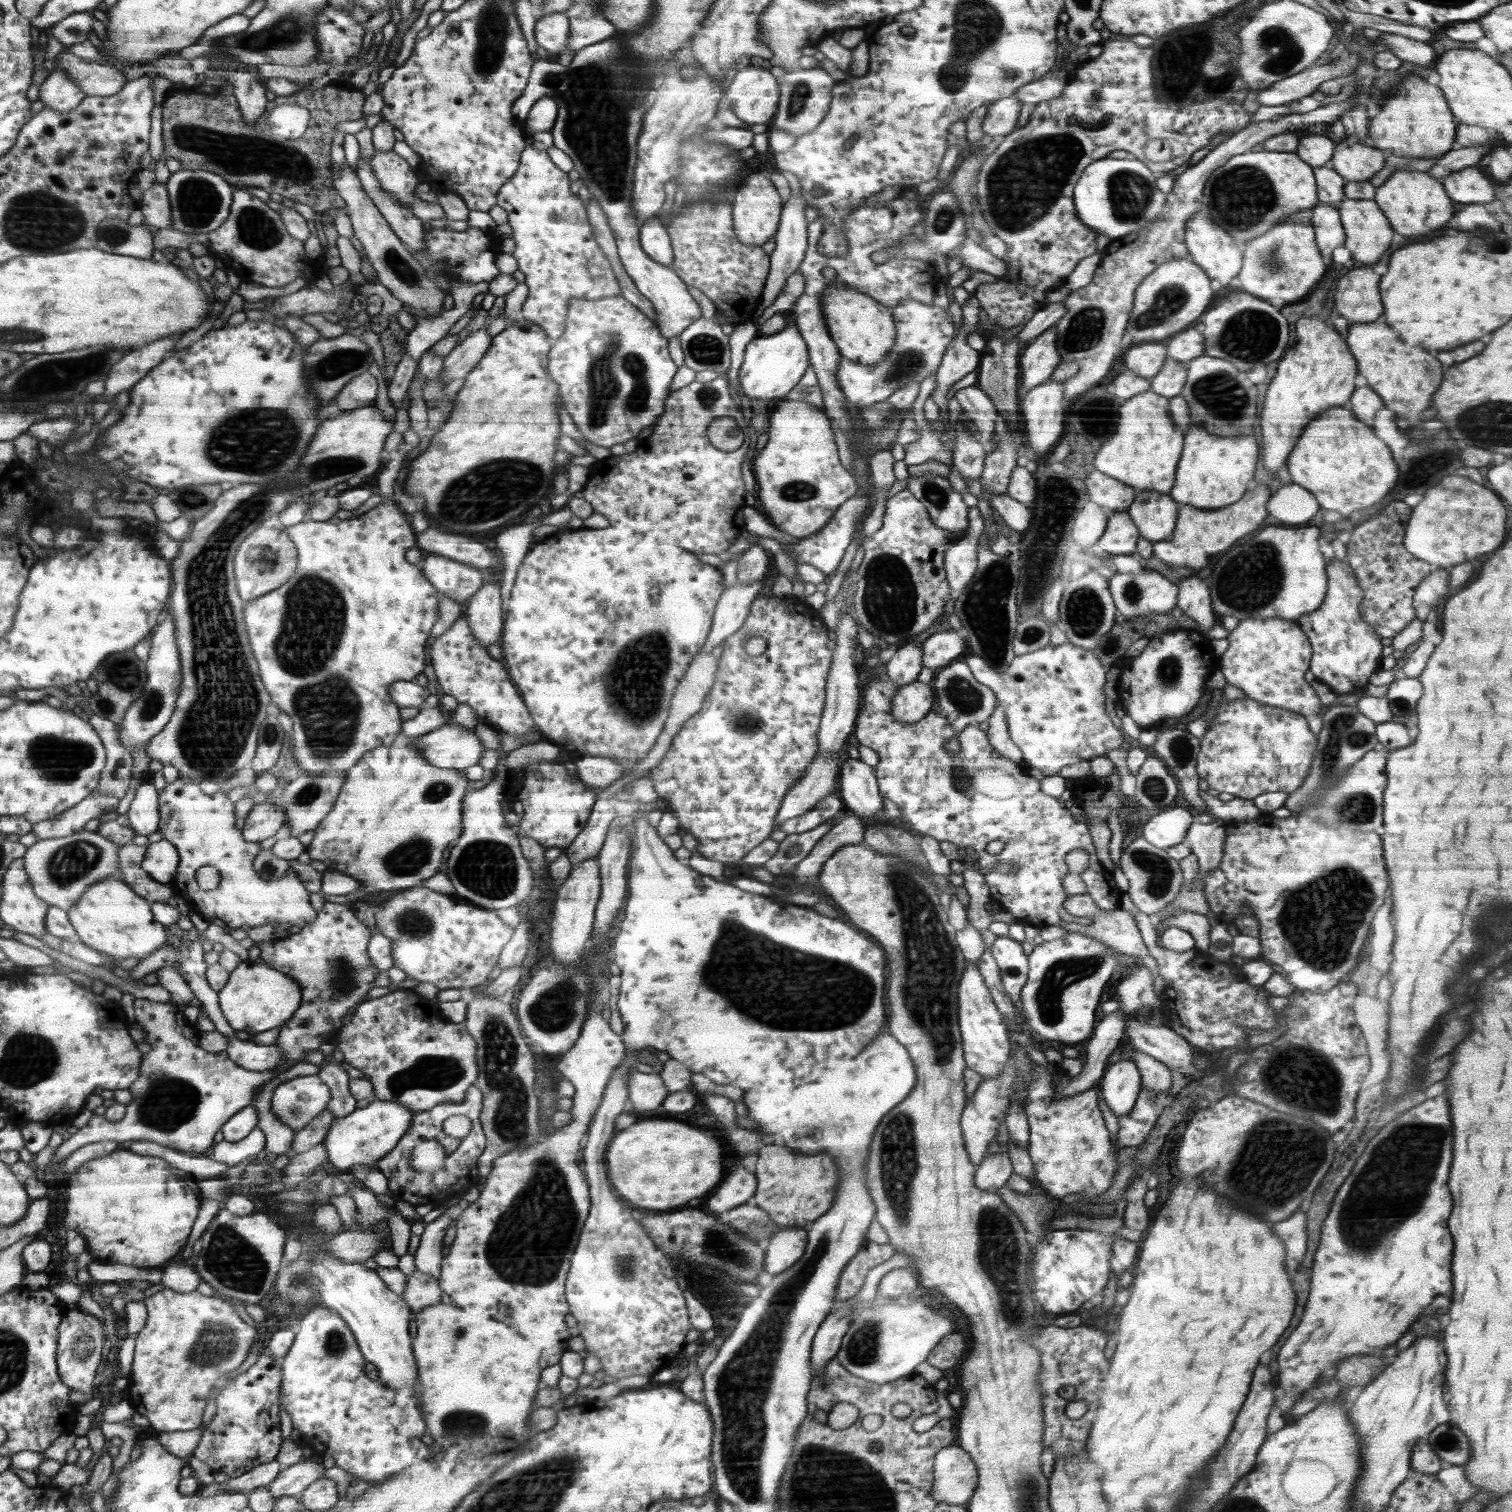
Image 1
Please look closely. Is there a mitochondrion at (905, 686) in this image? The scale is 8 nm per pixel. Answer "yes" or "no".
no

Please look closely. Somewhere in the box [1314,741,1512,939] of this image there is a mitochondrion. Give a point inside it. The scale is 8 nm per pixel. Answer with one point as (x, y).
(1359, 807)

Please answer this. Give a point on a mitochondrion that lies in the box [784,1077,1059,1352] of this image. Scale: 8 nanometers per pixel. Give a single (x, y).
(999, 1253)

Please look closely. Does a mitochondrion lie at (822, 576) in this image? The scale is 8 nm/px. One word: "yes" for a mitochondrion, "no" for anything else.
no

